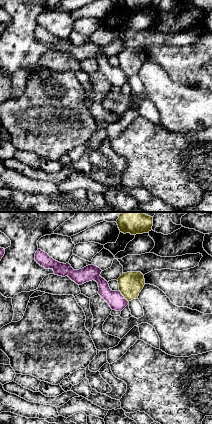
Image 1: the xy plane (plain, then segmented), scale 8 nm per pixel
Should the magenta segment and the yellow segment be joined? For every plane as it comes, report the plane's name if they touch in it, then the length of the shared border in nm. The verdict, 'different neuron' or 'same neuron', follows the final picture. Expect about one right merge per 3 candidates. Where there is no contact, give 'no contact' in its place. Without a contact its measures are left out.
contact in xy; length 130 nm

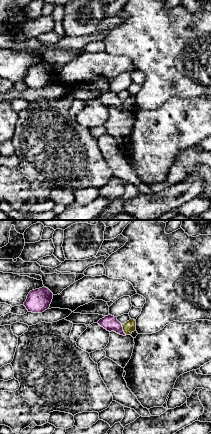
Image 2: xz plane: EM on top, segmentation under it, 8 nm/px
contact in xz; length 100 nm

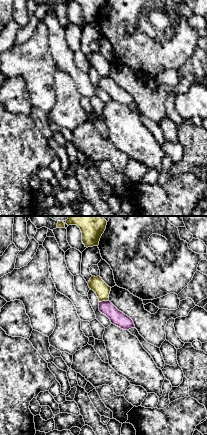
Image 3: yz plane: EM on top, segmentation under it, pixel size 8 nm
contact in yz; length 80 nm

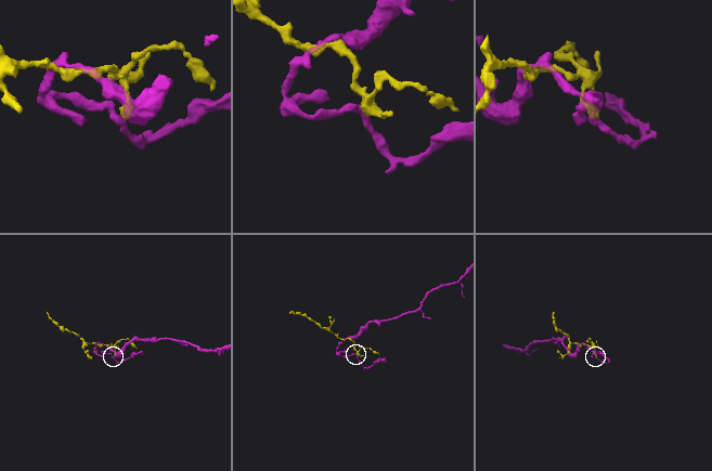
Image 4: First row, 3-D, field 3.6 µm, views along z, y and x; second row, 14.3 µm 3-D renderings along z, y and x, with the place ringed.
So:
different neuron

